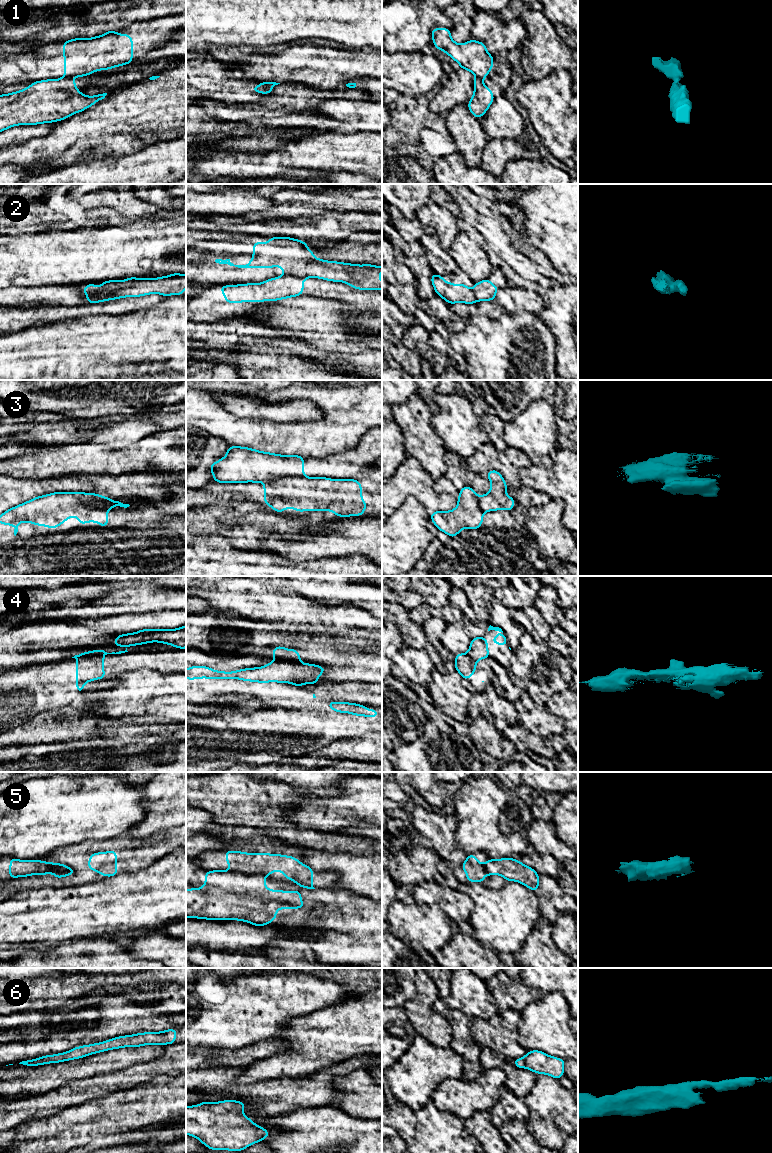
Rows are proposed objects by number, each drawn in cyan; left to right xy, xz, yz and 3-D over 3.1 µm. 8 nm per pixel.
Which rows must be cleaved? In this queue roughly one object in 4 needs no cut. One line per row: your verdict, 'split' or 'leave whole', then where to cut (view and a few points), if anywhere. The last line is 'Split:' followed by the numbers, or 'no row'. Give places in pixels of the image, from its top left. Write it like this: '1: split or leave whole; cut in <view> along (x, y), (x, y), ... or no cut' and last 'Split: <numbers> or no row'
1: split; cut in xy along (64, 76), (70, 78)
2: split; cut in xz along (284, 274), (304, 278)
3: split; cut in xy along (82, 498), (82, 501), (90, 506), (106, 506), (108, 508)
4: split; cut in xy along (103, 655), (77, 656), (75, 658)
5: split; cut in xz along (233, 871), (246, 874), (262, 874), (265, 876)
6: leave whole; no cut
Split: 1, 2, 3, 4, 5

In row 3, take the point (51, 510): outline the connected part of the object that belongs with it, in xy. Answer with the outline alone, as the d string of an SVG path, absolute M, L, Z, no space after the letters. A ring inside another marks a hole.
M53 492L35 497L27 502L10 508L0 515L2 525L13 525L14 535L18 532L20 522L32 523L35 526L58 528L66 520L76 515L79 524L99 523L102 528L108 526L108 508L90 507L83 503L83 498L97 496L97 493Z

